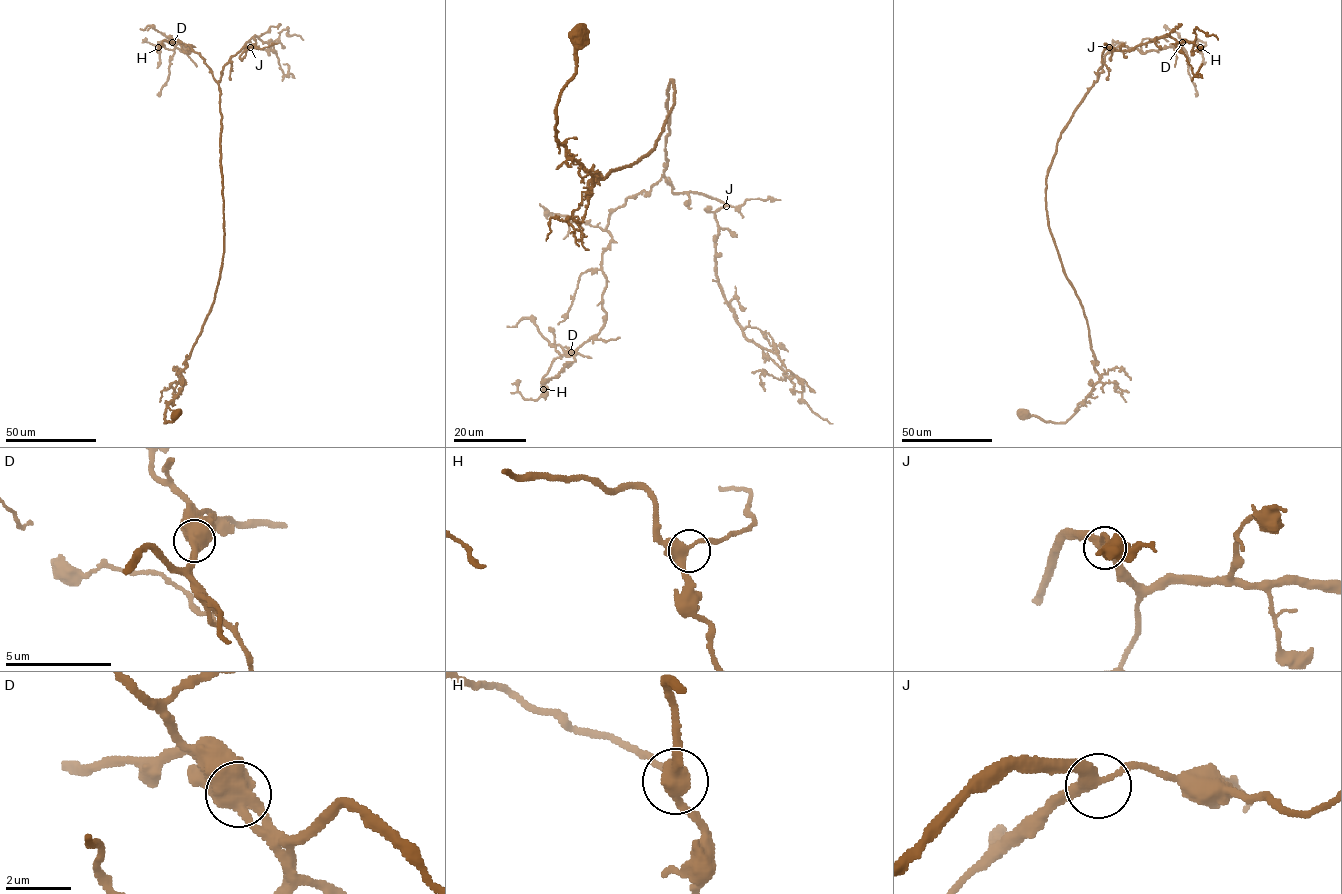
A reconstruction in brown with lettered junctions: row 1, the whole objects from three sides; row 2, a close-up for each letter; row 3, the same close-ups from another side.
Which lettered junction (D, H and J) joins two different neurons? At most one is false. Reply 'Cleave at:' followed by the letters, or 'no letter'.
Cleave at: D

